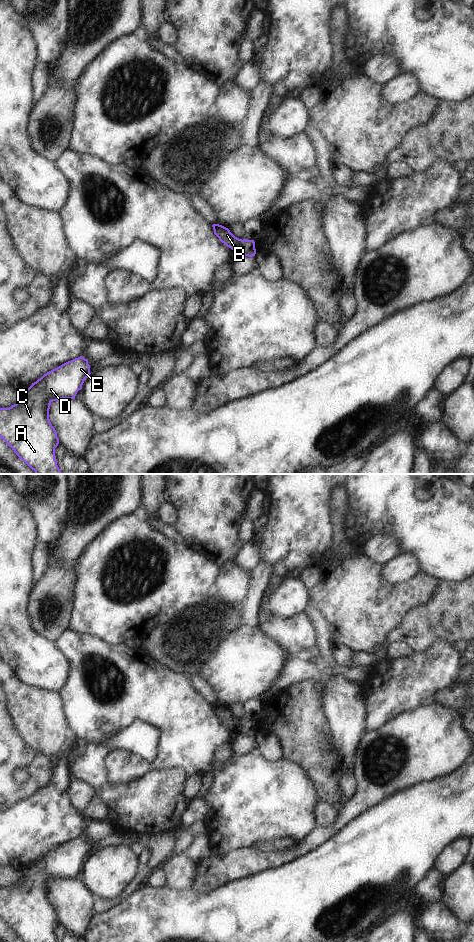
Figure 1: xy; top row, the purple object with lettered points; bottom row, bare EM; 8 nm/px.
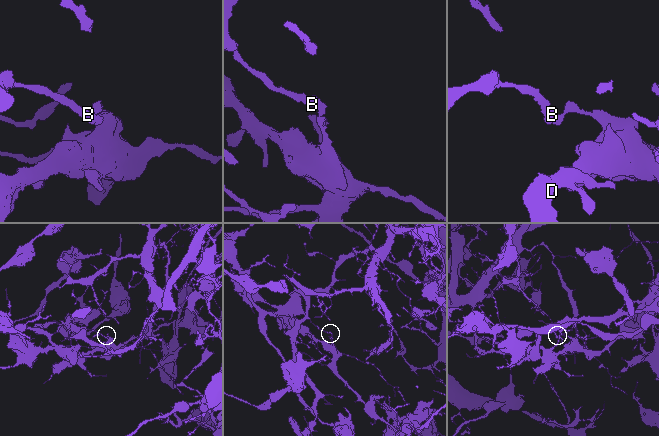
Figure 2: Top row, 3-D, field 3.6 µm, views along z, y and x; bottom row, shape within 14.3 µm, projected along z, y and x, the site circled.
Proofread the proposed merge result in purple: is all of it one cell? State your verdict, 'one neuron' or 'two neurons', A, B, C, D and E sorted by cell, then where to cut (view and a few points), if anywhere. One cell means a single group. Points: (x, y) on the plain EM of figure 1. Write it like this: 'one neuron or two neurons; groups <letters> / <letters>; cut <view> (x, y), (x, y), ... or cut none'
two neurons; groups A C D E / B; cut xy (242, 720), (238, 732)

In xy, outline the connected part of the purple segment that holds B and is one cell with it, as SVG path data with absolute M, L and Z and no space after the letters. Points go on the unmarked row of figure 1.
M213 704L212 707L214 714L219 718L219 720L227 727L231 728L235 734L238 734L242 719L235 717L228 708L222 705Z

